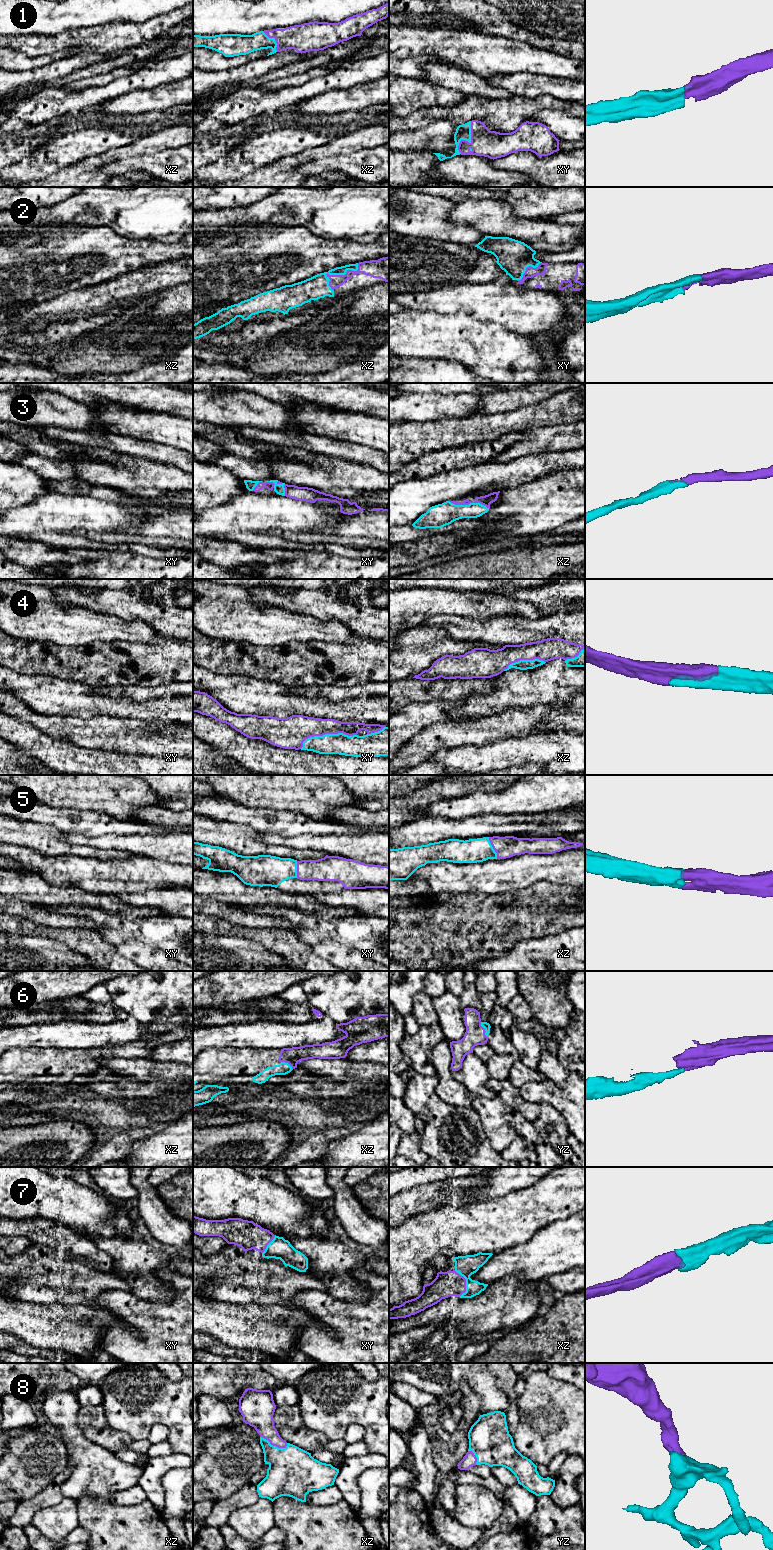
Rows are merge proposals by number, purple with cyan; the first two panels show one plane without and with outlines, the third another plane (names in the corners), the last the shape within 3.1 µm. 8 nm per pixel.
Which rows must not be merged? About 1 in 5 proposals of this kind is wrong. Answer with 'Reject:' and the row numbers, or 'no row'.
Reject: no row

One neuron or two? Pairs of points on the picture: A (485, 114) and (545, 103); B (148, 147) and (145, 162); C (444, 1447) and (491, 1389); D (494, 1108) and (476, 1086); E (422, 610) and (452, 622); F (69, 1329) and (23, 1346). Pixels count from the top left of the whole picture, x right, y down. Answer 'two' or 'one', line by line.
A: one
B: two
C: two
D: two
E: two
F: two

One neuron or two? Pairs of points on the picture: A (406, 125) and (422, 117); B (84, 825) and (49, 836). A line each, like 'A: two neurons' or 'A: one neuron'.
A: one neuron
B: two neurons

